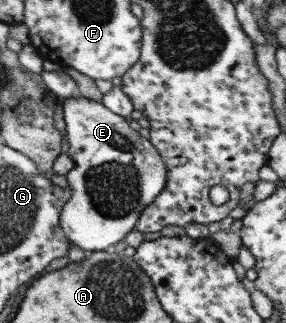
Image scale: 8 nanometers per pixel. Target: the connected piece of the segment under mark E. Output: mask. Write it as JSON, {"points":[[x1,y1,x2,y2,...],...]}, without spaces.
{"points":[[75,95,64,98,62,106,69,142,67,154,73,160,74,166,66,175,70,197,61,210,60,226,70,243,81,247,86,253,107,252,136,229,141,212,164,190,167,166,155,146,131,128,125,118,109,111,105,104]]}

